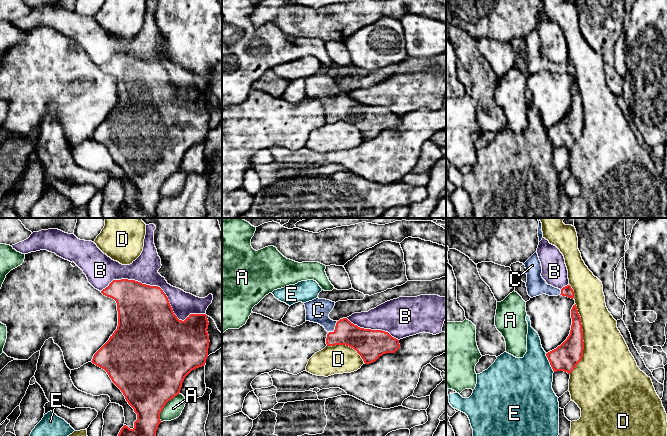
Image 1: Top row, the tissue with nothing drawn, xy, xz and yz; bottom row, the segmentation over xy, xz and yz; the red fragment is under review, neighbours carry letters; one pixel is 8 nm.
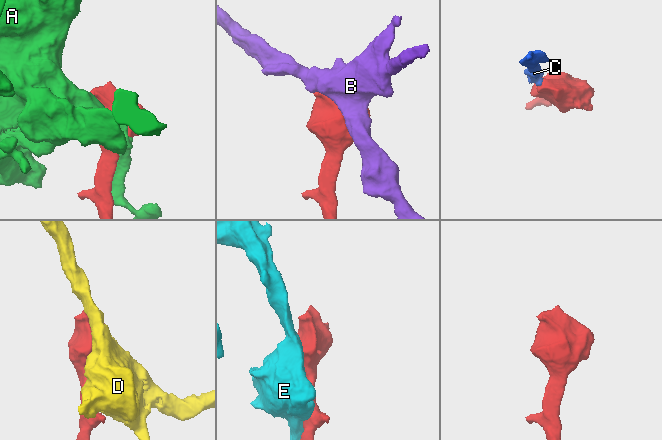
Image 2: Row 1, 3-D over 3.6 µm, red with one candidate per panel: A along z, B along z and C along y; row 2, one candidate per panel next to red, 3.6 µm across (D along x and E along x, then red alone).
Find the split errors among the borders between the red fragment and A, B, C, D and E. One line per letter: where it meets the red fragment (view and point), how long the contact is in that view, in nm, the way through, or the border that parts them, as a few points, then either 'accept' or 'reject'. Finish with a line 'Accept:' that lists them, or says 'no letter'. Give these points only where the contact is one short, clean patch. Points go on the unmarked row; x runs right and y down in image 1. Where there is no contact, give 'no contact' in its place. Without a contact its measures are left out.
A: xy (164, 181) | 280 nm | reject
B: xy (159, 63) | 850 nm | reject
C: xz (335, 104) | 120 nm | across xz (362, 116), (340, 108), (335, 104), (318, 86) | accept
D: yz (582, 114) | 550 nm | reject
E: yz (549, 137) | 170 nm | reject
Accept: C

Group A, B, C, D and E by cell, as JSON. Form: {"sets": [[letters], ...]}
{"sets": [["A"], ["B"], ["C"], ["D"], ["E"]]}

